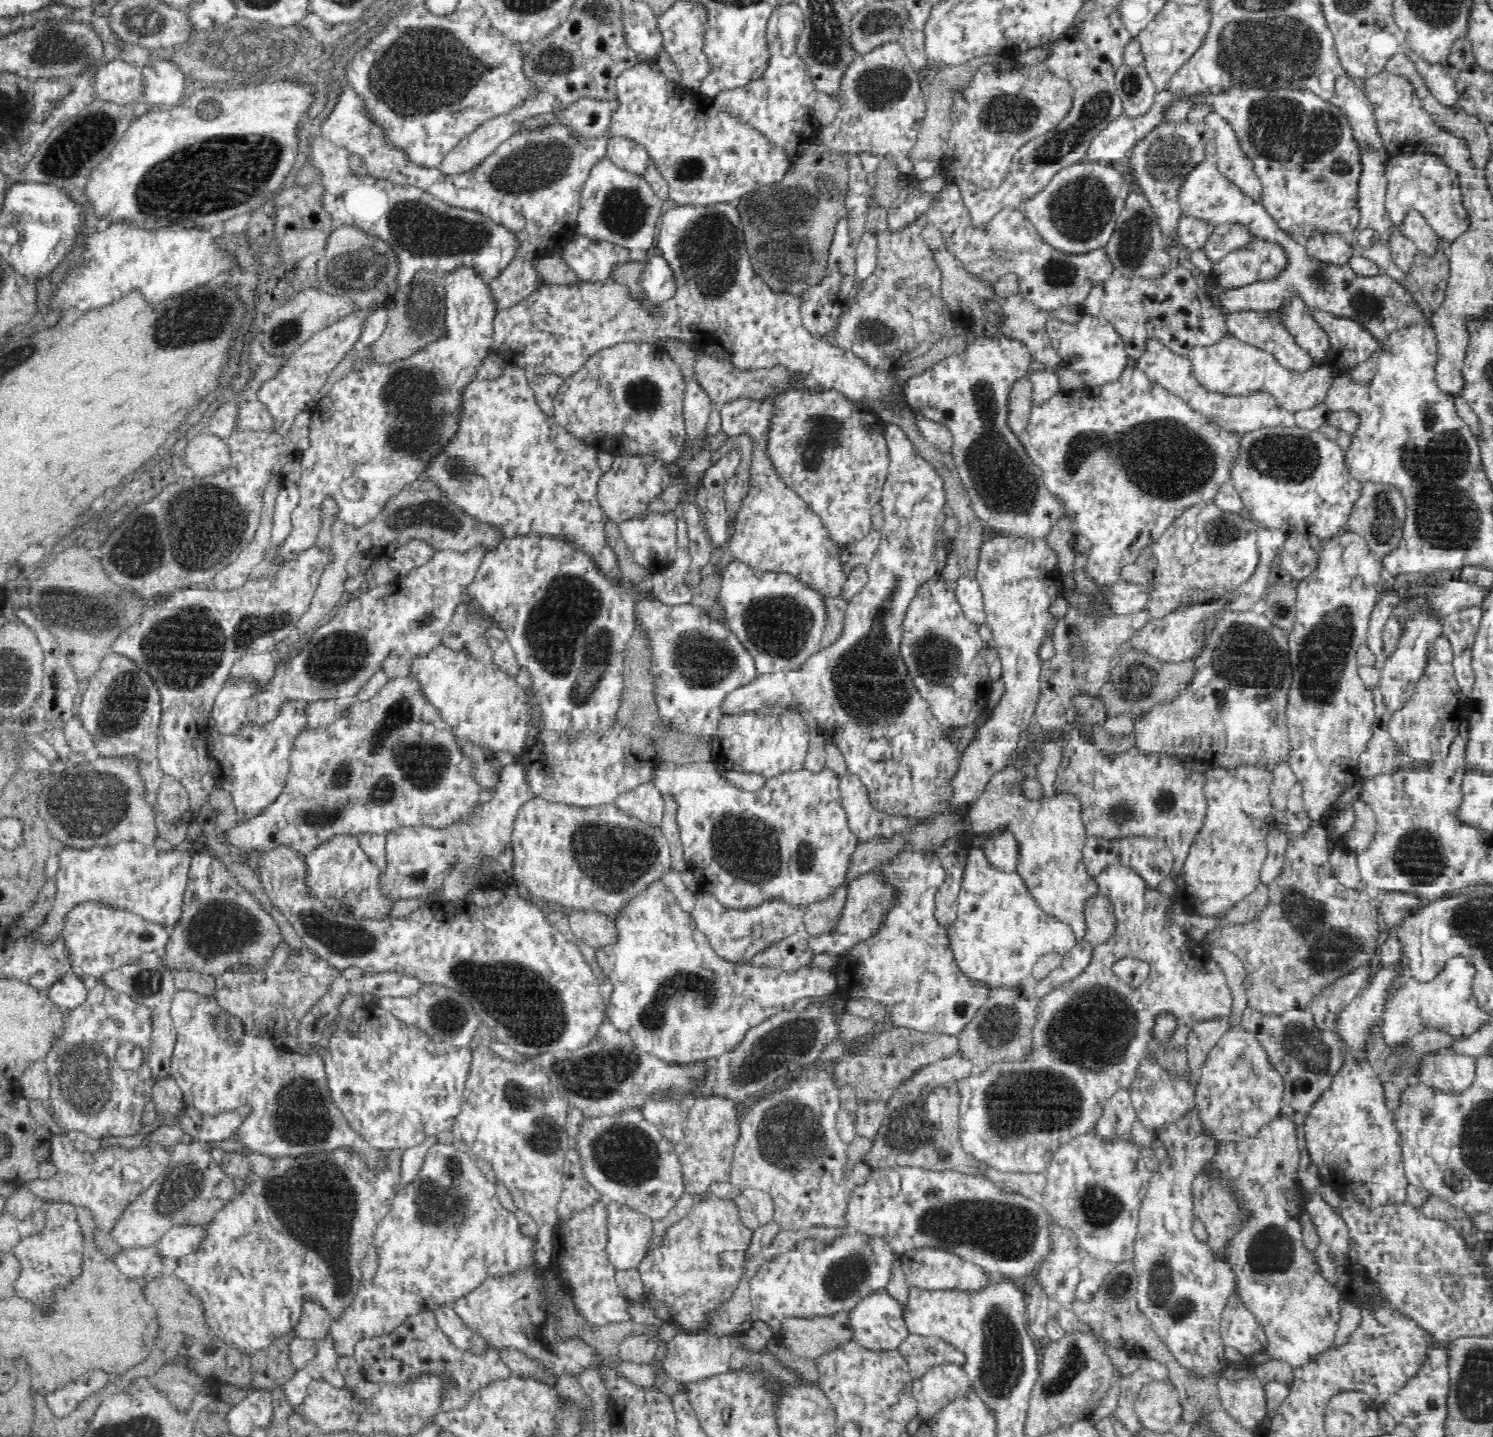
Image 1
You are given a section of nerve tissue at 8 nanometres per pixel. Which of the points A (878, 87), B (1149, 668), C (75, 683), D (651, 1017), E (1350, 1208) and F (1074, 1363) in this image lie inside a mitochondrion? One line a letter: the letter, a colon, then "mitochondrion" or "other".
A: mitochondrion
B: mitochondrion
C: other
D: mitochondrion
E: other
F: mitochondrion

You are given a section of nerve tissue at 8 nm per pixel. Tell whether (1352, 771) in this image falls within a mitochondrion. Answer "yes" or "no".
no

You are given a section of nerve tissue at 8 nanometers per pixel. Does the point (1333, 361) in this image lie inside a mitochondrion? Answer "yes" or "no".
no

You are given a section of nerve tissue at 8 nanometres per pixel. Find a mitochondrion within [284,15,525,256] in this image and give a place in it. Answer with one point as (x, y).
(426, 74)

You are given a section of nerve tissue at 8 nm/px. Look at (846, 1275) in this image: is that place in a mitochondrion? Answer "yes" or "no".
yes

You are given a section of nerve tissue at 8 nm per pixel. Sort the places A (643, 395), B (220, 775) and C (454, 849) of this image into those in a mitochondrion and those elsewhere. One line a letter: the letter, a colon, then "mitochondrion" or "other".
A: mitochondrion
B: other
C: other

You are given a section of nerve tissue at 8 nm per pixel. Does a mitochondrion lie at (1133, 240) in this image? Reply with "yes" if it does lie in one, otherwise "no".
yes

